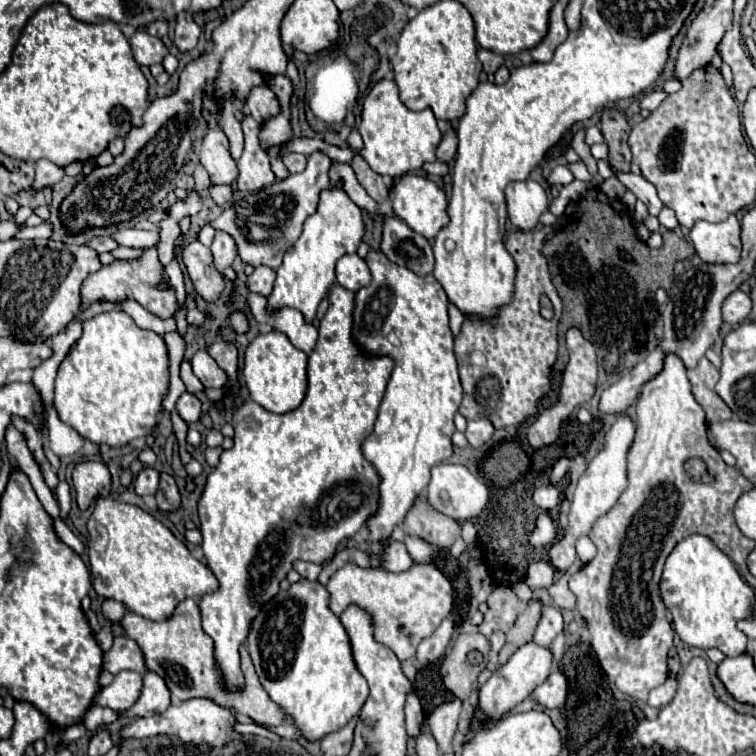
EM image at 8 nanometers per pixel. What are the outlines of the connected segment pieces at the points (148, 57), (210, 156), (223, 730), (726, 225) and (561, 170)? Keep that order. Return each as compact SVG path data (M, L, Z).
M137 30L129 38L129 42L131 42L131 48L133 48L133 54L135 54L137 64L141 64L141 66L159 64L169 54L169 50L161 42L161 38L149 36L145 30Z
M204 109L203 119L208 124L207 136L197 146L199 162L207 170L211 184L231 184L237 178L237 162L231 158L229 140L219 128L218 119Z
M193 698L193 700L183 702L181 706L169 706L163 714L153 714L153 716L131 720L127 726L121 728L121 738L123 740L129 740L129 738L139 740L139 738L157 736L157 734L173 734L173 736L179 736L183 742L195 742L195 744L207 742L217 748L237 736L233 732L233 724L235 724L235 718L233 718L231 710L225 710L207 698Z
M731 214L719 224L697 222L691 228L691 242L703 262L739 262L739 220Z
M557 166L557 168L547 176L547 182L549 182L549 184L555 184L555 186L569 184L571 180L573 180L573 174L571 174L565 166Z

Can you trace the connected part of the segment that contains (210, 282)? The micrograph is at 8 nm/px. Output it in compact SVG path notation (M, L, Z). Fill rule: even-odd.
M193 240L179 248L179 256L193 282L195 294L201 296L205 302L219 300L225 284L223 284L223 276L213 266L211 250L203 246L199 240Z

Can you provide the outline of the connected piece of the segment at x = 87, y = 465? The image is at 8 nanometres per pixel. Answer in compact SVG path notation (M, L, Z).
M81 462L73 470L73 486L79 510L87 510L95 498L109 496L111 474L103 462Z

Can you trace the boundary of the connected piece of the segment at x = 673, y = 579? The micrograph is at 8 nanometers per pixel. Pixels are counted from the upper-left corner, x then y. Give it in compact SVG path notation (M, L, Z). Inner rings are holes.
M693 534L681 540L667 556L661 576L661 598L673 616L673 626L679 638L695 648L719 648L725 656L739 656L745 652L747 636L737 628L737 620L753 614L753 588L737 574L733 562L703 534Z

